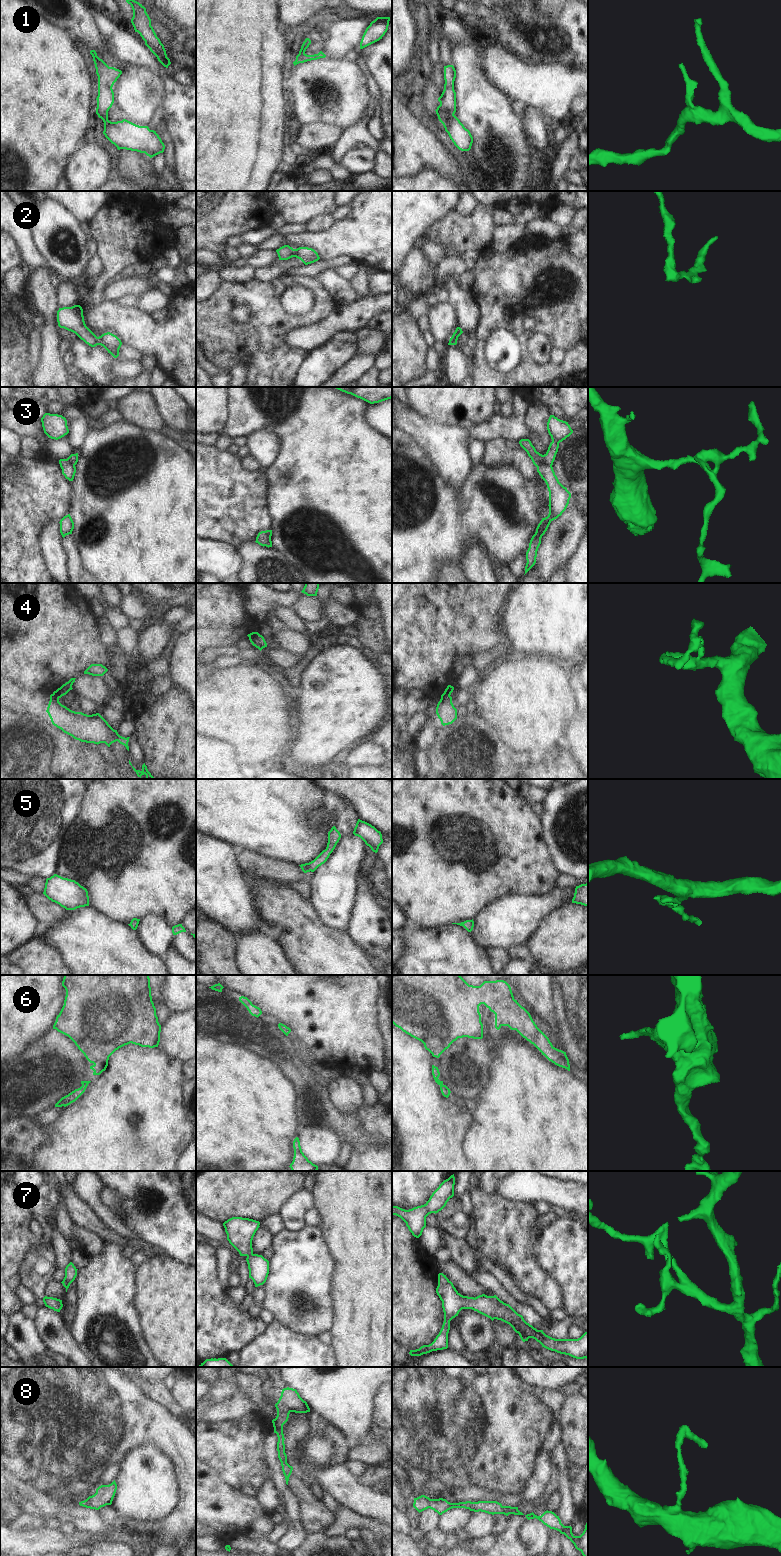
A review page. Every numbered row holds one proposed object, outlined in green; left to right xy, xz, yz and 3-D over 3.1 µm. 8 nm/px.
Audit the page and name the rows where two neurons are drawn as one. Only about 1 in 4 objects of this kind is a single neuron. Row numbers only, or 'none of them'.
1, 2, 3, 4, 6, 8.

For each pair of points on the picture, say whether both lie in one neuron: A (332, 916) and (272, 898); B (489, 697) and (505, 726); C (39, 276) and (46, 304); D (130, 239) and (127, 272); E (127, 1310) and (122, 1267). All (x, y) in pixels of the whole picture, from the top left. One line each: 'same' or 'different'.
A: different
B: same
C: same
D: different
E: same

